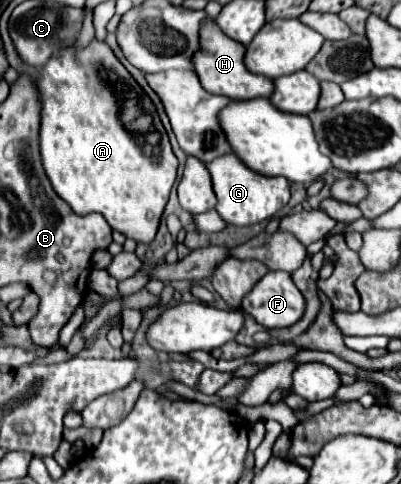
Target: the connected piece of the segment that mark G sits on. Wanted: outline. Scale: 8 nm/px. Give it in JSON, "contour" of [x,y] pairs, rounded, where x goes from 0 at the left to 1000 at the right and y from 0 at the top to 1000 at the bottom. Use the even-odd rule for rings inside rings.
{"contour":[[[551,322],[516,339],[531,372],[531,393],[541,405],[536,434],[546,446],[581,467],[626,467],[681,450],[721,417],[721,376],[706,364],[656,364],[616,347],[591,322]]]}

